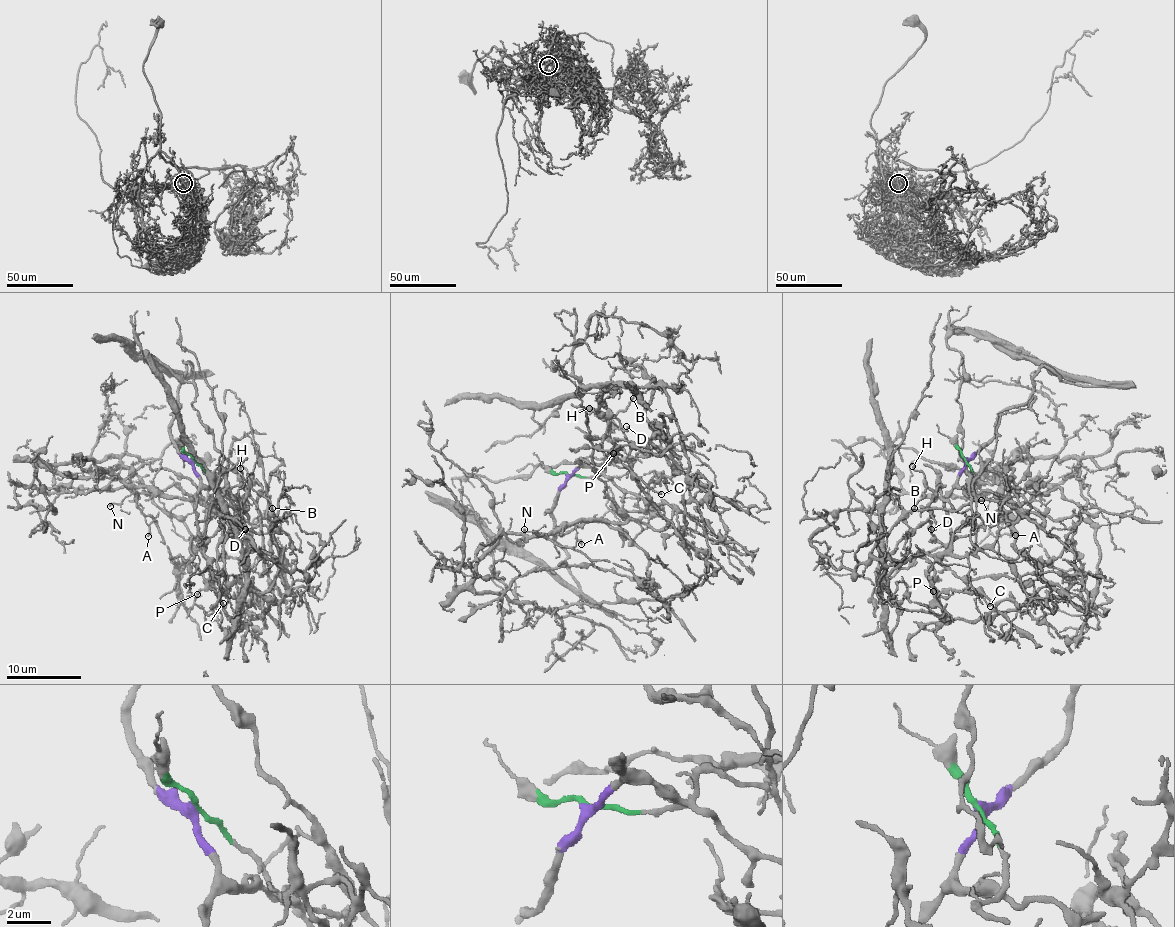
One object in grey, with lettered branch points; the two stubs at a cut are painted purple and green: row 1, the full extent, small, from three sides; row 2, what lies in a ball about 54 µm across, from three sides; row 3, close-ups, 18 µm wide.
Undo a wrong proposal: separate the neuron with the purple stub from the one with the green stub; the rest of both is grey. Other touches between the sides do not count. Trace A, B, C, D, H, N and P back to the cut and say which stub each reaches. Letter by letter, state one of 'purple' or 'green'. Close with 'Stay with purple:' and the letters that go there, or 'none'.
A: green
B: purple
C: purple
D: purple
H: purple
N: green
P: purple
Stay with purple: B, C, D, H, P

